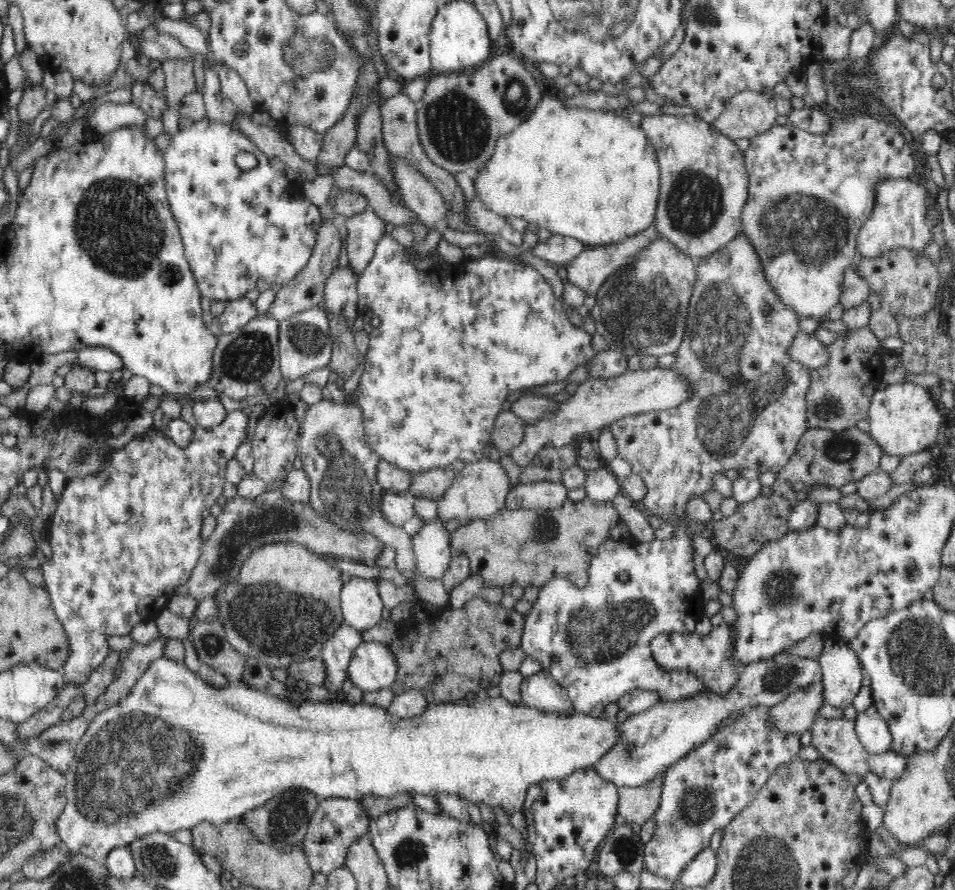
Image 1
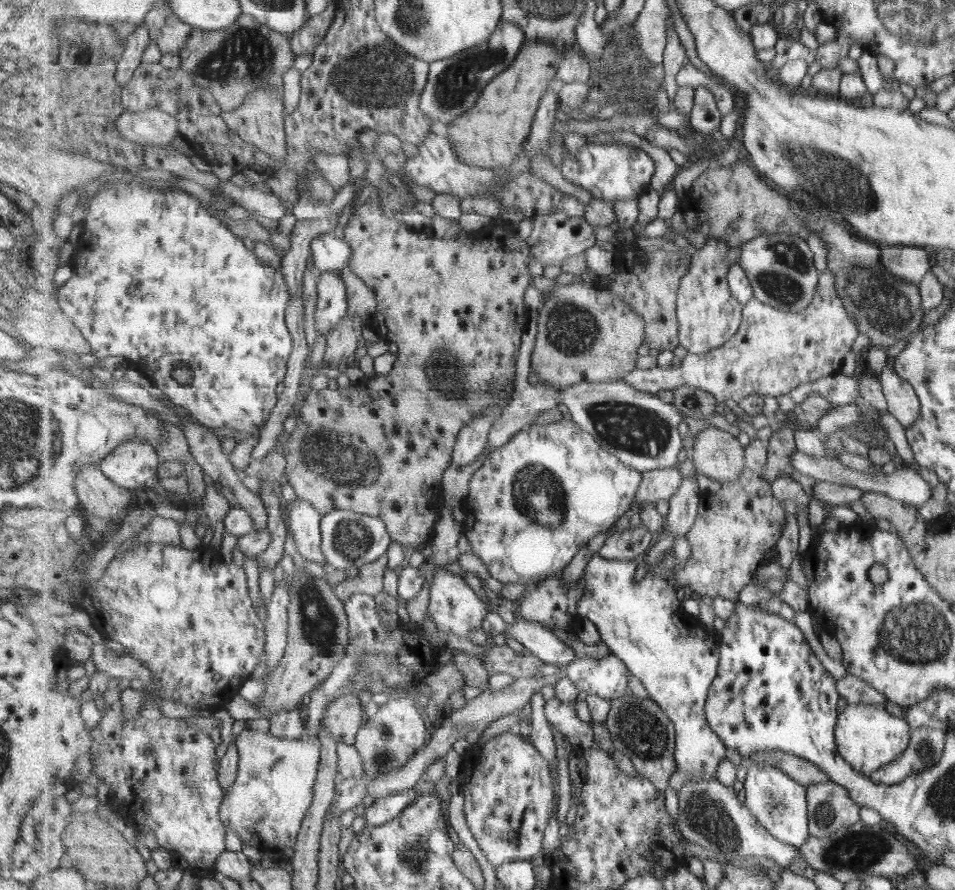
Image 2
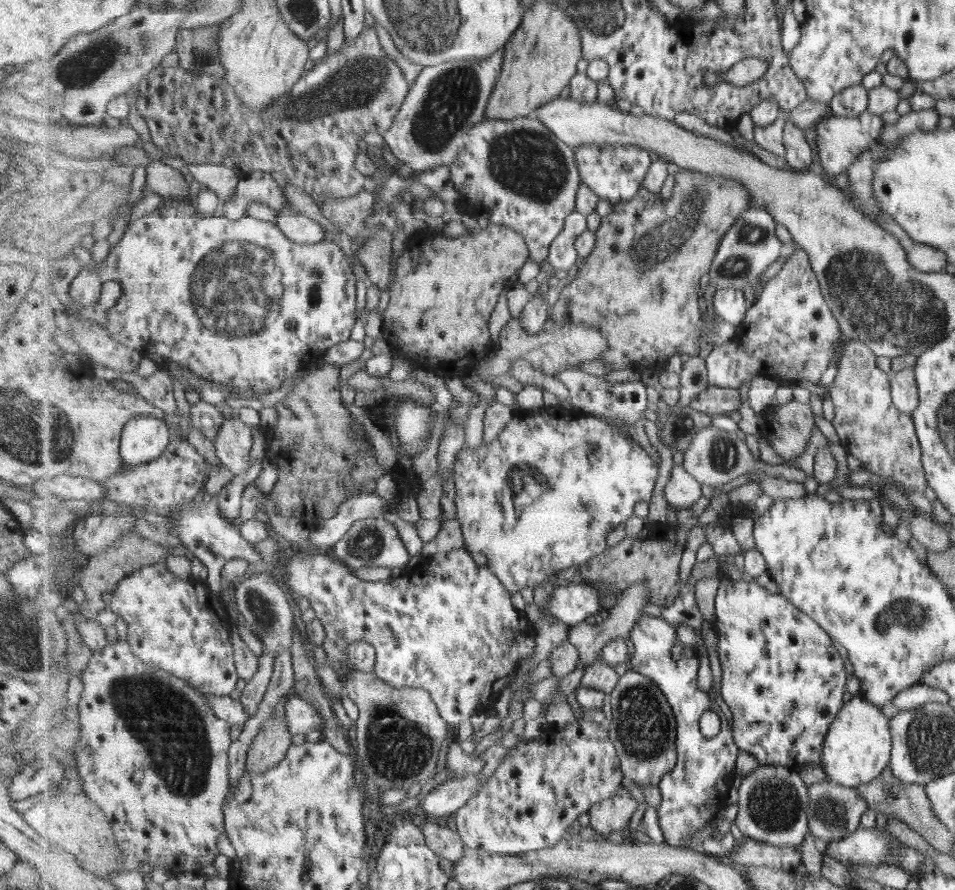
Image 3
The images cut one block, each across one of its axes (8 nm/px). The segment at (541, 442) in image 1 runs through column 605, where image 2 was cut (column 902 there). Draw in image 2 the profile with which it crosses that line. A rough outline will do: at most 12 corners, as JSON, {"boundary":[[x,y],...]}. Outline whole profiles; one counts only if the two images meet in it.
{"boundary":[[886,364],[880,374],[888,412],[902,427],[919,418],[912,385]]}

